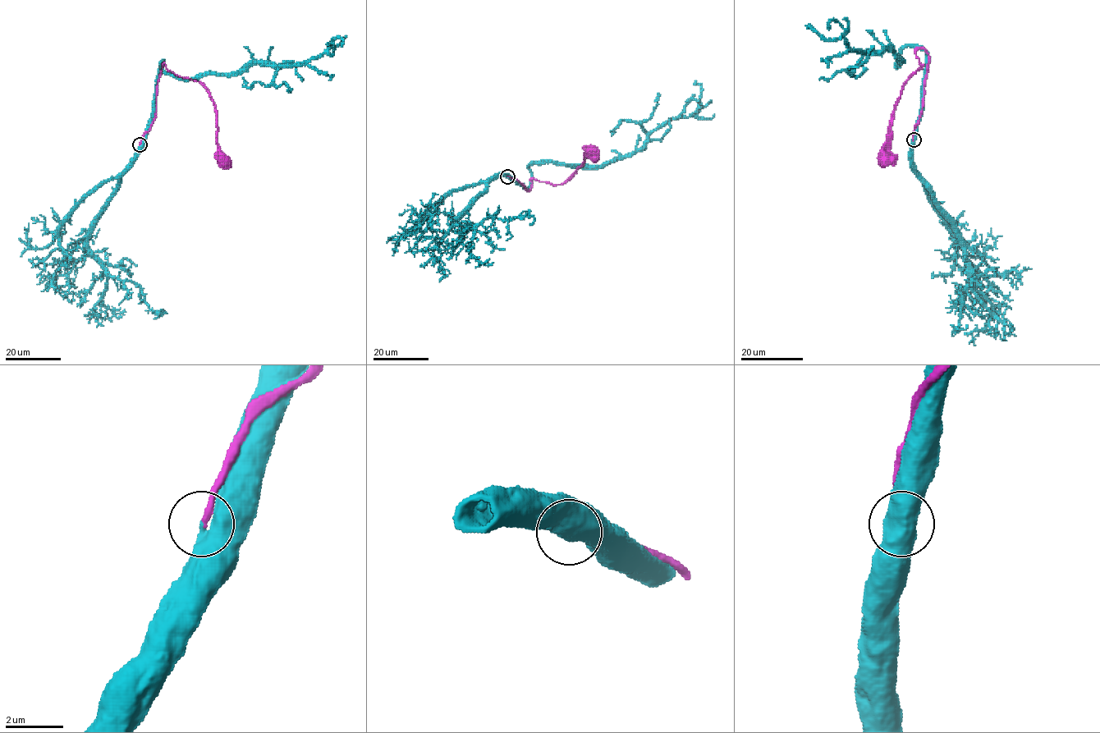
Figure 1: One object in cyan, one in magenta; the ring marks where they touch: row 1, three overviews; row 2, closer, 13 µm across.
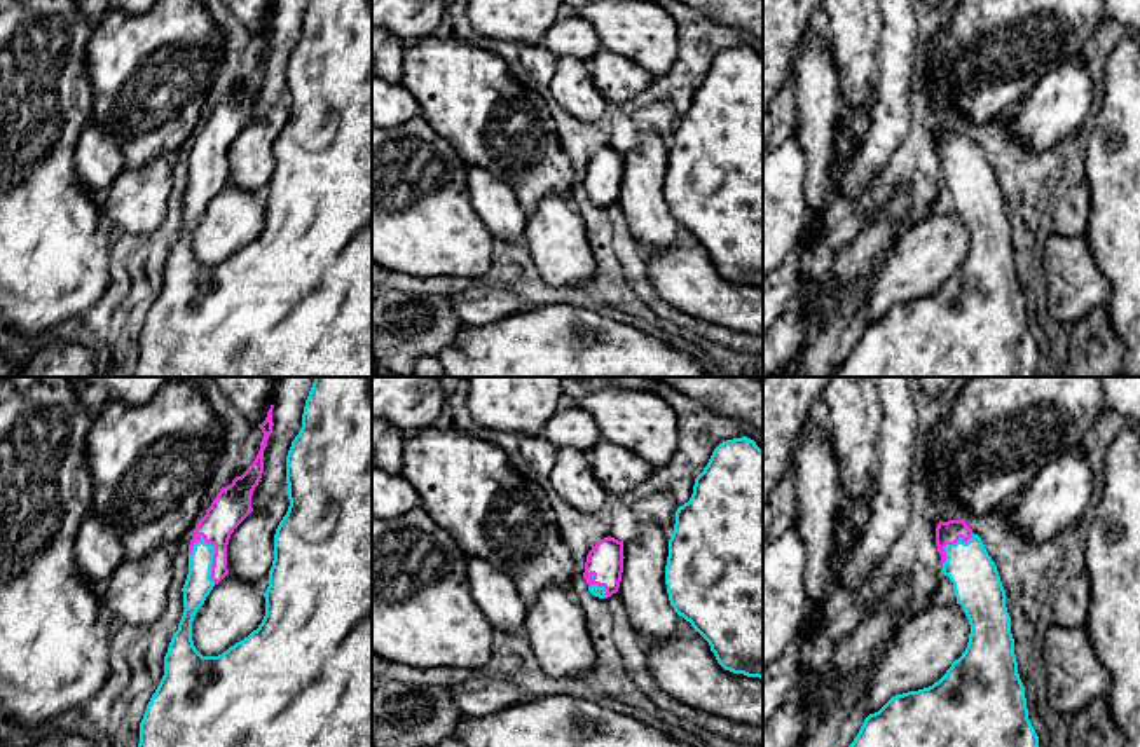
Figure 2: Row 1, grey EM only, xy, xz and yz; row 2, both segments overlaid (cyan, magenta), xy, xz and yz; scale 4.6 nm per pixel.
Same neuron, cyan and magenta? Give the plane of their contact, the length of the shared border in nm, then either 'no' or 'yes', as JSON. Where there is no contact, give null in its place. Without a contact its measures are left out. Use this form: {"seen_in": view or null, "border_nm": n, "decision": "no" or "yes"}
{"seen_in": "xy", "border_nm": 240, "decision": "yes"}

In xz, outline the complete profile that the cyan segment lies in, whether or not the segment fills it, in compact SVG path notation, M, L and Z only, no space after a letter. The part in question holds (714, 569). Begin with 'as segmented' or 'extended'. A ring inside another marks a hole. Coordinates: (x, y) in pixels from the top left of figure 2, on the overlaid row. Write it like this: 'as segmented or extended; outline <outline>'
as segmented; outline M742 436L719 443L695 478L690 501L676 511L665 585L674 611L709 642L725 670L763 679L763 450L754 440Z

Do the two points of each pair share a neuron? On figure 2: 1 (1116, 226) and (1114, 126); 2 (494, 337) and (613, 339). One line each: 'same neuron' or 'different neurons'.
1: same neuron
2: same neuron

